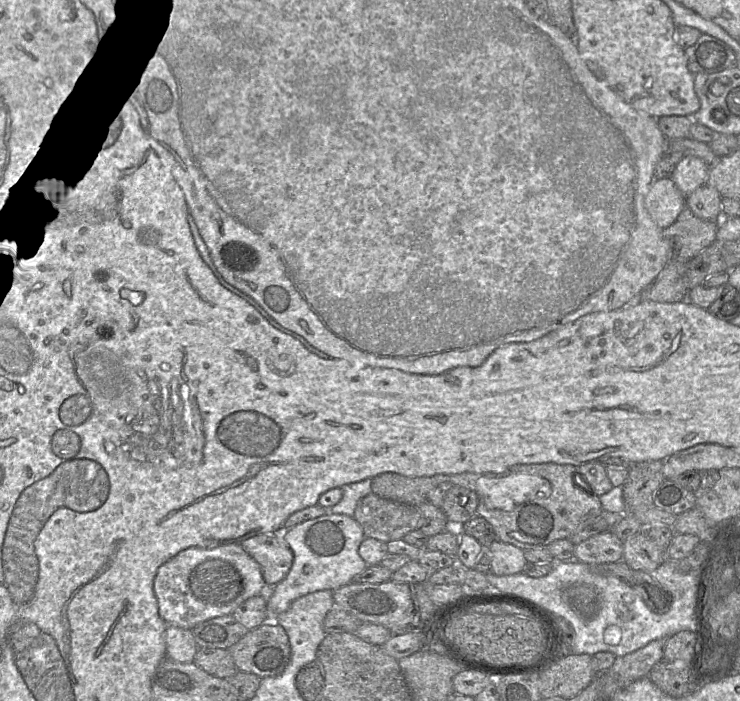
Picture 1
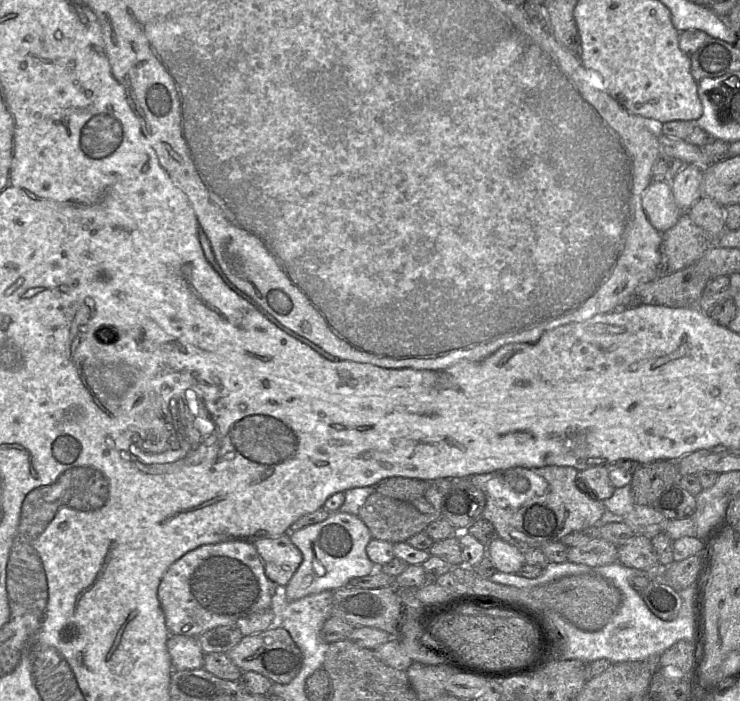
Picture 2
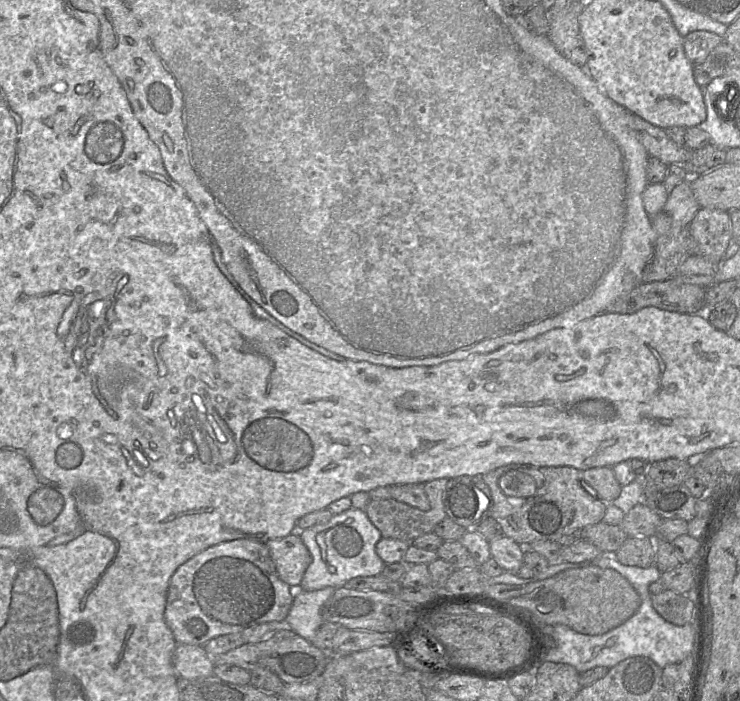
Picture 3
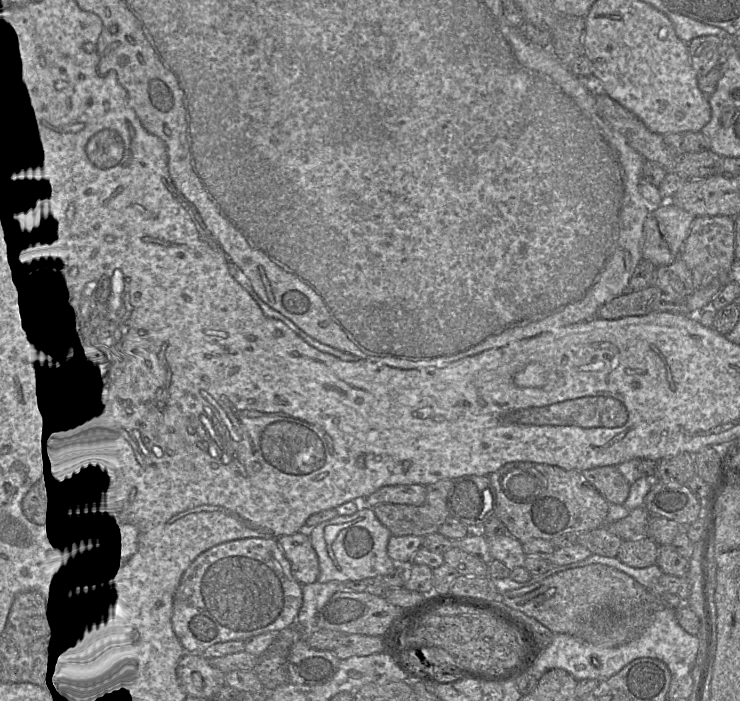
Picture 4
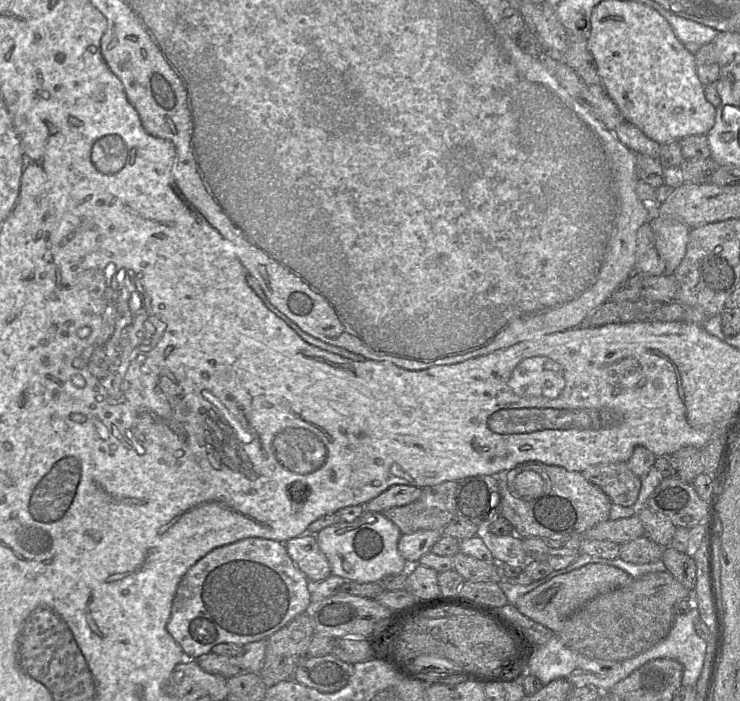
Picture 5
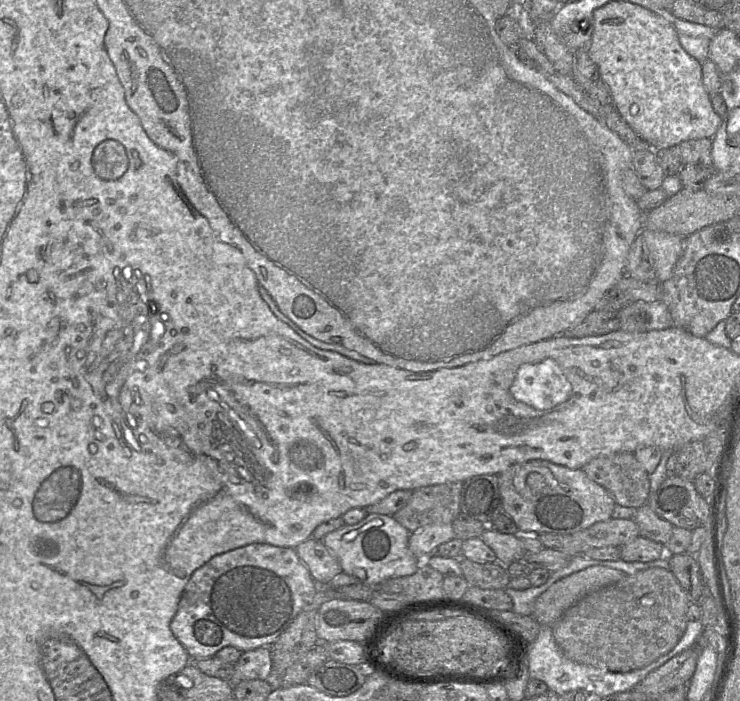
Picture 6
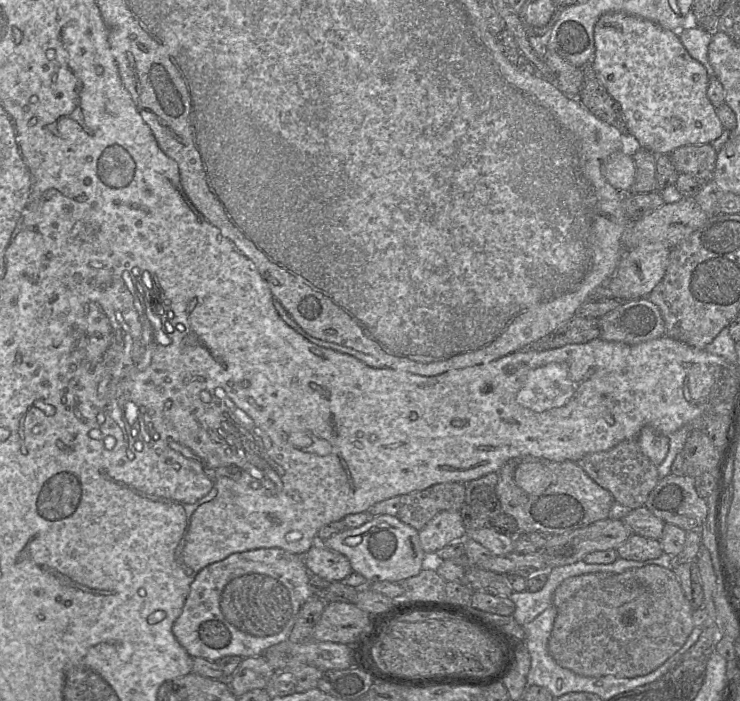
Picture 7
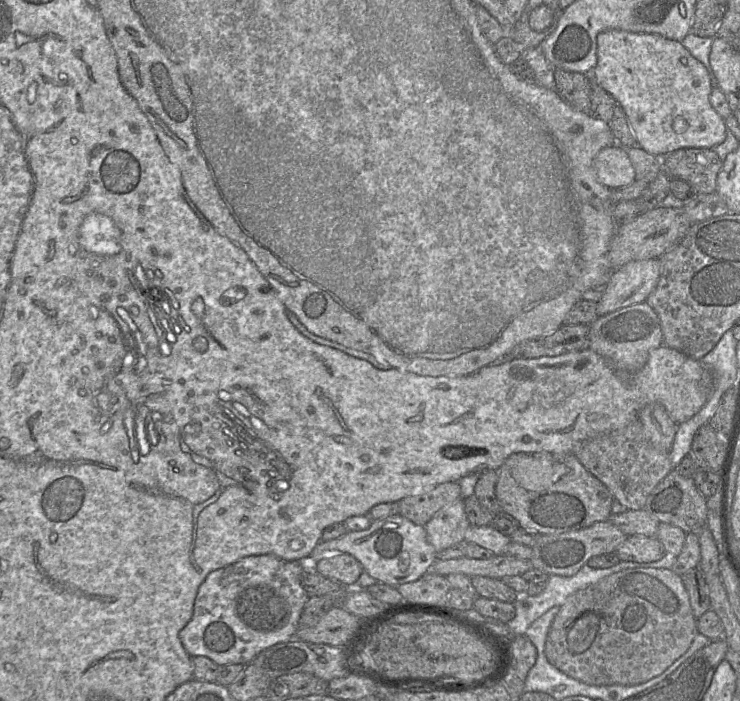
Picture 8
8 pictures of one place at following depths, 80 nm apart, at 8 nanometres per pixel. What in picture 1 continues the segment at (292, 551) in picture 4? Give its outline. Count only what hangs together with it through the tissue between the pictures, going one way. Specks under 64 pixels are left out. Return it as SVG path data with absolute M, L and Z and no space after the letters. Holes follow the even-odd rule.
M261 534L241 543L242 548L256 560L269 587L274 587L288 574L294 555L280 534Z

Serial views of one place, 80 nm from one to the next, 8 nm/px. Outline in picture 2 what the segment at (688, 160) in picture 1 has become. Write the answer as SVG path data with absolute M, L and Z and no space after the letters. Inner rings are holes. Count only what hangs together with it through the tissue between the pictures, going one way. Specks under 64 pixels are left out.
M686 164L686 166L671 180L671 188L675 202L682 212L688 212L702 197L702 177L702 169L695 165Z

